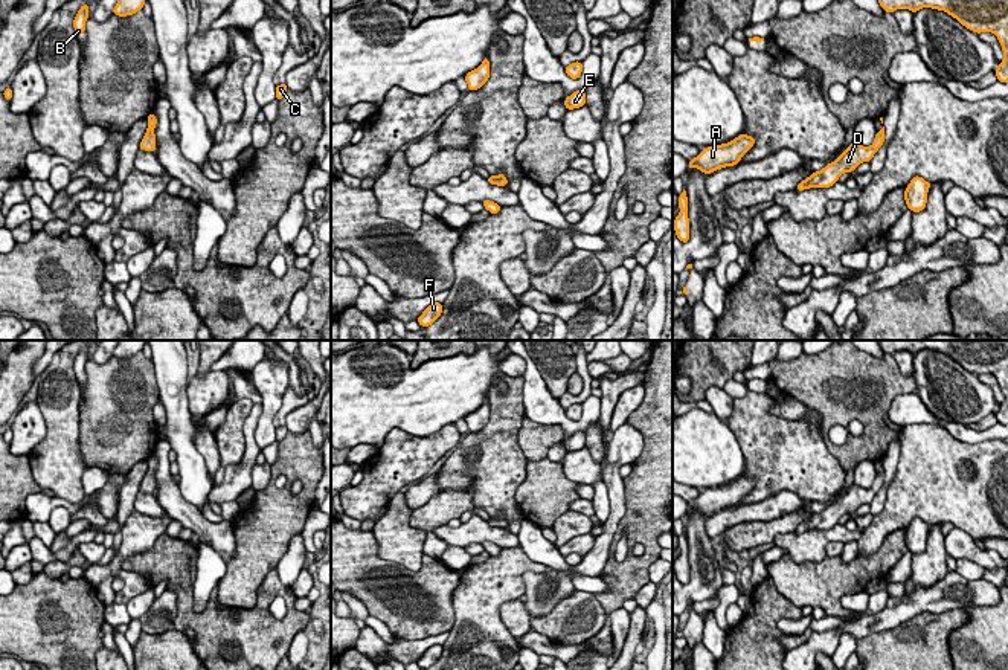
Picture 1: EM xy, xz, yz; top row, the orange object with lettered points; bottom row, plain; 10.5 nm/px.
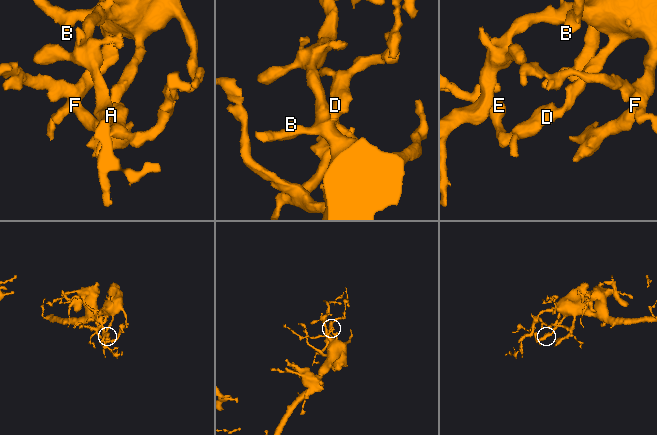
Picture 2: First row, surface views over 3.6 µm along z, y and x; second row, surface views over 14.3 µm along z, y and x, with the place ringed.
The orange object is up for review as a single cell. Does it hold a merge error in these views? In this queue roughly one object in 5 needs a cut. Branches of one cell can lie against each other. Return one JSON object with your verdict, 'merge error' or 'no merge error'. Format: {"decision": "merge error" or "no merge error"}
{"decision": "no merge error"}

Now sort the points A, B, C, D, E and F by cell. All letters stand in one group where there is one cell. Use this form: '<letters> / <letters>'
A B C D E F

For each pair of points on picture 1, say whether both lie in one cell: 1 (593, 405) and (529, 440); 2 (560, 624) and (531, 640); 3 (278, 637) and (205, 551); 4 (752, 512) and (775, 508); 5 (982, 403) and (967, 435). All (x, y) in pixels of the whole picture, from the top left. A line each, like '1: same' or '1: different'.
1: different
2: different
3: different
4: same
5: different

